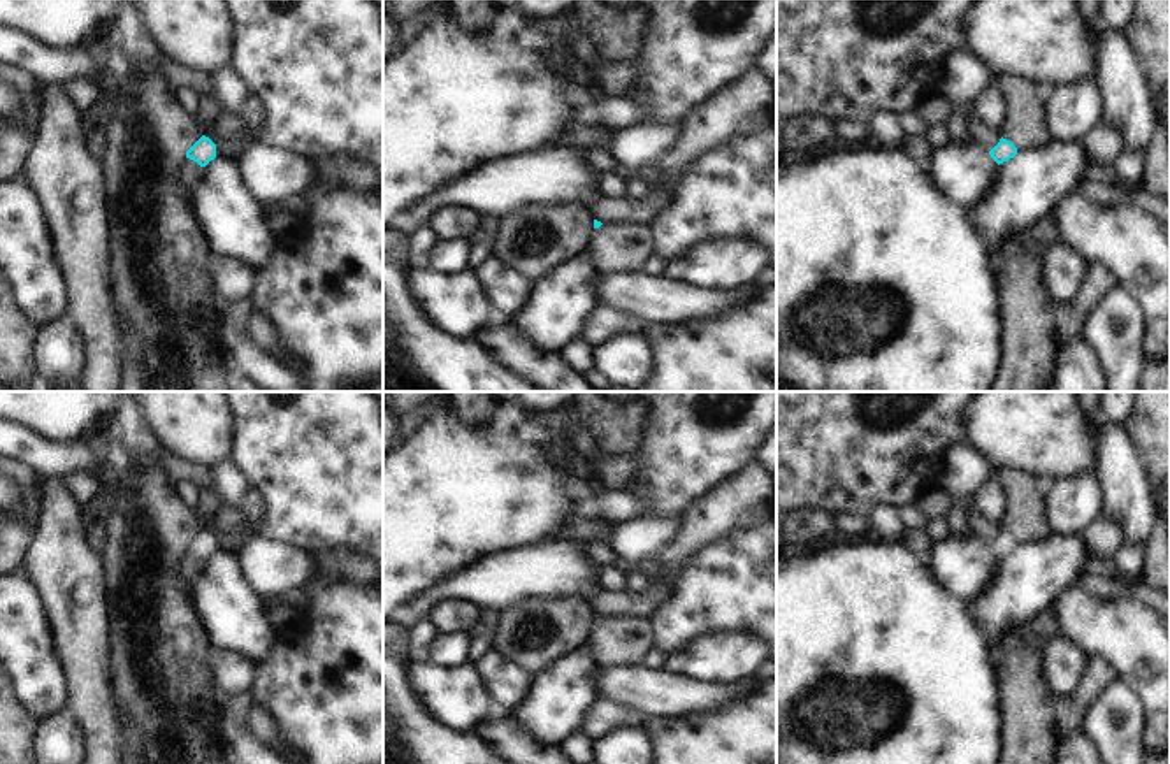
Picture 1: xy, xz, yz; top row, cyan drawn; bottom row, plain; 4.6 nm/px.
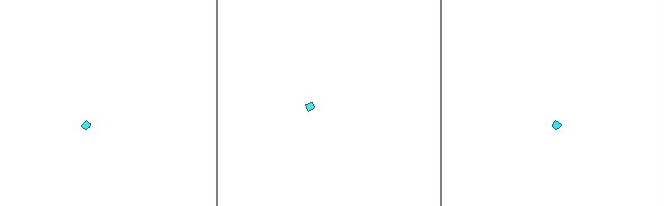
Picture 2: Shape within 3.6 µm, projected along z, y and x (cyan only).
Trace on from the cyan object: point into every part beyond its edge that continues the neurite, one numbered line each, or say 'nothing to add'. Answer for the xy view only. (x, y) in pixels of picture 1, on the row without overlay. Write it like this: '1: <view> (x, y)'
1: xy (227, 520)
2: xy (190, 566)

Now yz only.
1: yz (1025, 518)
2: yz (968, 566)

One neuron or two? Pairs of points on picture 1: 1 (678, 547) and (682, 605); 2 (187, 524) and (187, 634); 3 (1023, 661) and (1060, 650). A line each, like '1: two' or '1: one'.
1: two
2: one
3: two

